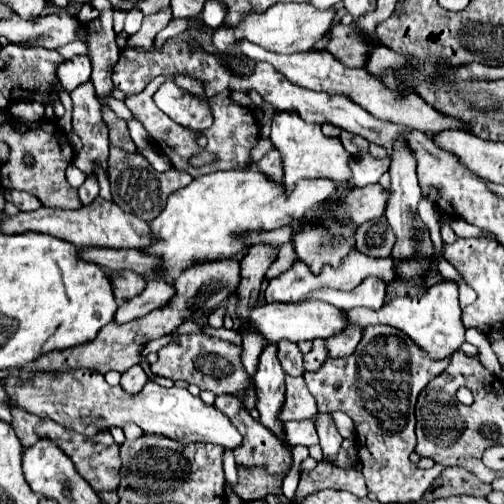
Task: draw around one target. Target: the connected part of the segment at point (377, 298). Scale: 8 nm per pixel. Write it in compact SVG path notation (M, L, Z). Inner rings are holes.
M368 277L362 285L358 285L352 291L323 288L309 293L307 299L327 302L340 309L354 309L354 307L380 309L386 299L386 285L376 277Z

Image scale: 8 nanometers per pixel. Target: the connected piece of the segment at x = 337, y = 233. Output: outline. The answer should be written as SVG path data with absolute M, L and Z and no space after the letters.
M328 219L319 225L305 225L294 235L294 249L300 261L304 261L314 273L322 265L338 267L340 261L354 249L354 225L338 225Z

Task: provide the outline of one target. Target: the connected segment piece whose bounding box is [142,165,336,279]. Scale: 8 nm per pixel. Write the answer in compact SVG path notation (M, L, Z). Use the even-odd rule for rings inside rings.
M254 165L246 169L208 173L168 197L164 211L150 223L150 229L158 239L154 241L154 245L142 251L158 255L164 265L164 275L176 279L180 273L194 267L196 261L230 259L236 253L246 251L248 247L238 235L246 231L268 231L292 225L292 221L302 217L306 209L322 203L334 191L336 185L330 179L314 179L298 181L292 193L286 193L282 181L264 175Z

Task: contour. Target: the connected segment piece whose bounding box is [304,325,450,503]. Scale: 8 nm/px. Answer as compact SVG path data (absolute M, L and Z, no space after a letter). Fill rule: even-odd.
M380 325L380 331L376 327L364 329L364 337L354 355L346 359L326 359L320 371L304 373L306 386L318 403L318 411L342 411L354 421L358 457L363 463L362 474L368 491L376 493L380 503L420 501L424 491L445 469L440 464L420 469L408 459L408 455L416 447L416 399L420 391L446 369L448 361L450 359L432 361L404 333L394 327Z

